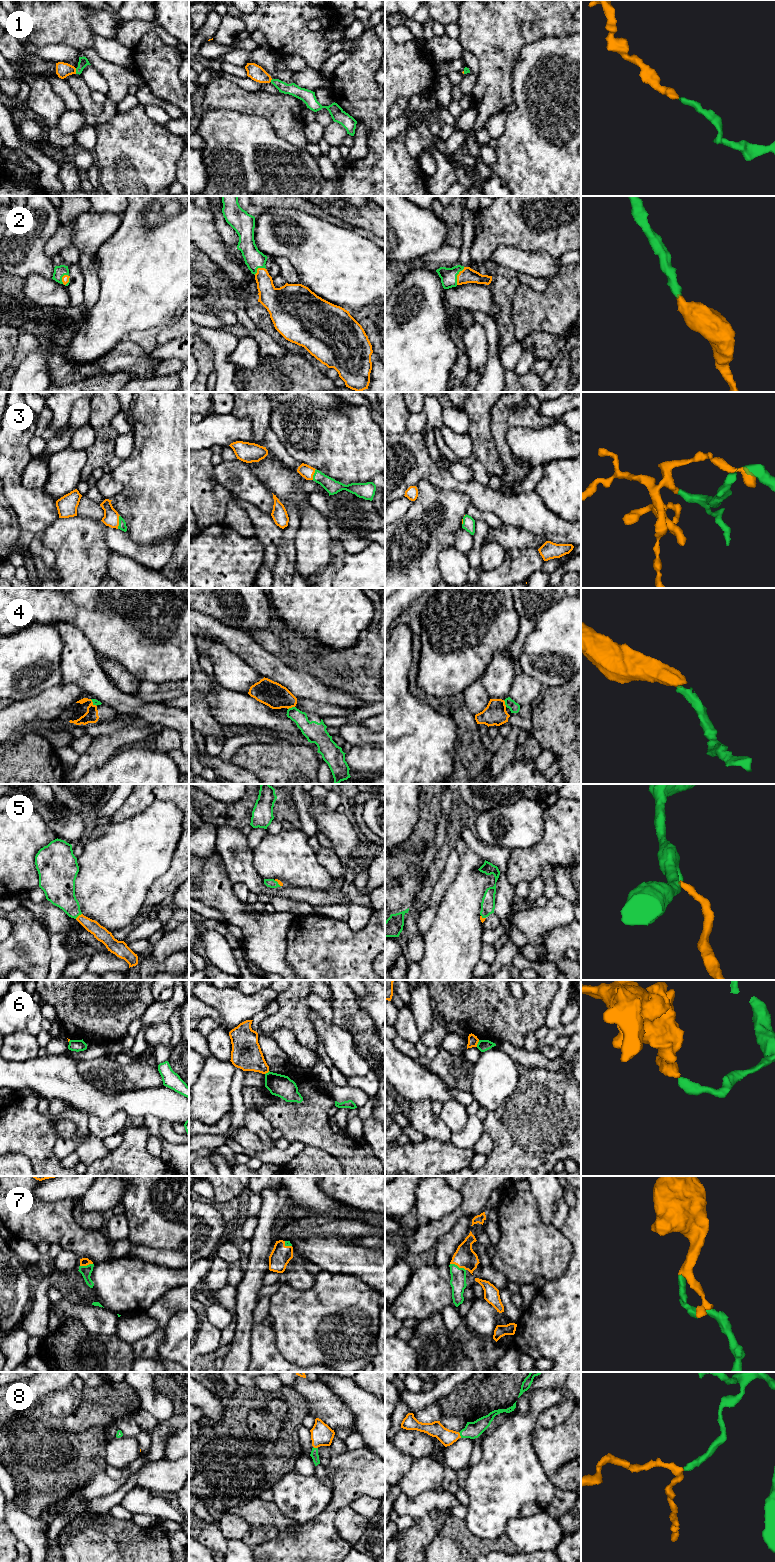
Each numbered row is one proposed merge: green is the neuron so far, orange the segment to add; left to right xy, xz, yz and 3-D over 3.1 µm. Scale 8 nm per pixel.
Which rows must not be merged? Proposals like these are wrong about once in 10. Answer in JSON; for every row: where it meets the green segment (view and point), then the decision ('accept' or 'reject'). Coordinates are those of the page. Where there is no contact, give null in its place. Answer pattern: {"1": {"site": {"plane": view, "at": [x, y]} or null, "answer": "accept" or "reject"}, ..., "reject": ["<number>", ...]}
{"1": {"site": {"plane": "xy", "at": [76, 71]}, "answer": "accept"}, "2": {"site": {"plane": "yz", "at": [456, 276]}, "answer": "accept"}, "3": {"site": {"plane": "xy", "at": [119, 522]}, "answer": "accept"}, "4": {"site": {"plane": "xz", "at": [292, 707]}, "answer": "accept"}, "5": {"site": {"plane": "xy", "at": [78, 915]}, "answer": "accept"}, "6": {"site": {"plane": "yz", "at": [478, 1043]}, "answer": "reject"}, "7": {"site": {"plane": "yz", "at": [457, 1266]}, "answer": "accept"}, "8": {"site": {"plane": "yz", "at": [460, 1435]}, "answer": "accept"}, "reject": ["6"]}

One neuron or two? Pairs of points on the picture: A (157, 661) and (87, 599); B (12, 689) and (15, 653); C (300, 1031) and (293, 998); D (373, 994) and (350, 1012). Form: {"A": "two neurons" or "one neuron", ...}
{"A": "one neuron", "B": "one neuron", "C": "one neuron", "D": "two neurons"}

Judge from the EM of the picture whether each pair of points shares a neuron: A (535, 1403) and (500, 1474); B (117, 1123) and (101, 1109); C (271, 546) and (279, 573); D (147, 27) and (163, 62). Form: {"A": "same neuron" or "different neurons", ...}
{"A": "same neuron", "B": "different neurons", "C": "different neurons", "D": "different neurons"}

